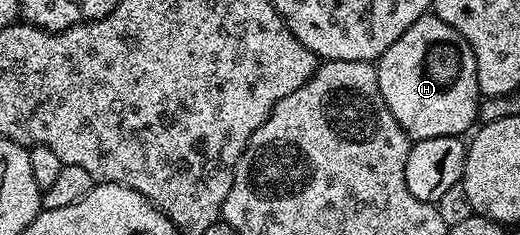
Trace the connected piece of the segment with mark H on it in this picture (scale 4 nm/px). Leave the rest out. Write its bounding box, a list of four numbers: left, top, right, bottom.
[375,16,478,141]

